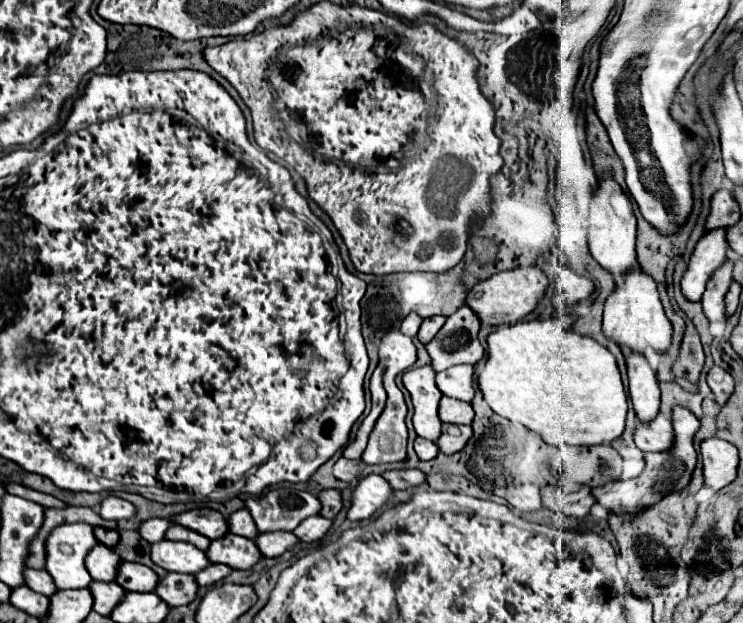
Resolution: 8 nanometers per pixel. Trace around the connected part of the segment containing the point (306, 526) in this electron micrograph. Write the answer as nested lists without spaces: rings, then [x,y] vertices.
[[[313,516],[313,518],[303,520],[303,522],[293,530],[293,534],[295,534],[301,542],[315,542],[315,540],[321,540],[329,528],[331,528],[331,520],[327,520],[327,518],[323,518],[323,516]]]

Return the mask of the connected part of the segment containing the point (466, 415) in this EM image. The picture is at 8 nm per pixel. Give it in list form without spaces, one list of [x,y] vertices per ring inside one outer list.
[[[443,396],[439,402],[439,420],[449,424],[471,424],[473,422],[473,408],[467,402],[459,402],[455,398]]]

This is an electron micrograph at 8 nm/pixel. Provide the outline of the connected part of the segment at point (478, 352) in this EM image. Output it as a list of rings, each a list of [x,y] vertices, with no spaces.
[[[461,306],[447,318],[437,338],[425,344],[435,372],[447,370],[457,364],[477,364],[485,356],[485,348],[479,344],[477,332],[481,322],[467,306]]]

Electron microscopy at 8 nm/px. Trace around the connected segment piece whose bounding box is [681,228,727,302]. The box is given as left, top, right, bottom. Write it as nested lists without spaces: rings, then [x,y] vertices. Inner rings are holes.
[[[725,228],[707,232],[695,246],[681,278],[681,292],[689,302],[699,302],[711,274],[727,260]],[[713,268],[713,270],[711,270]]]

